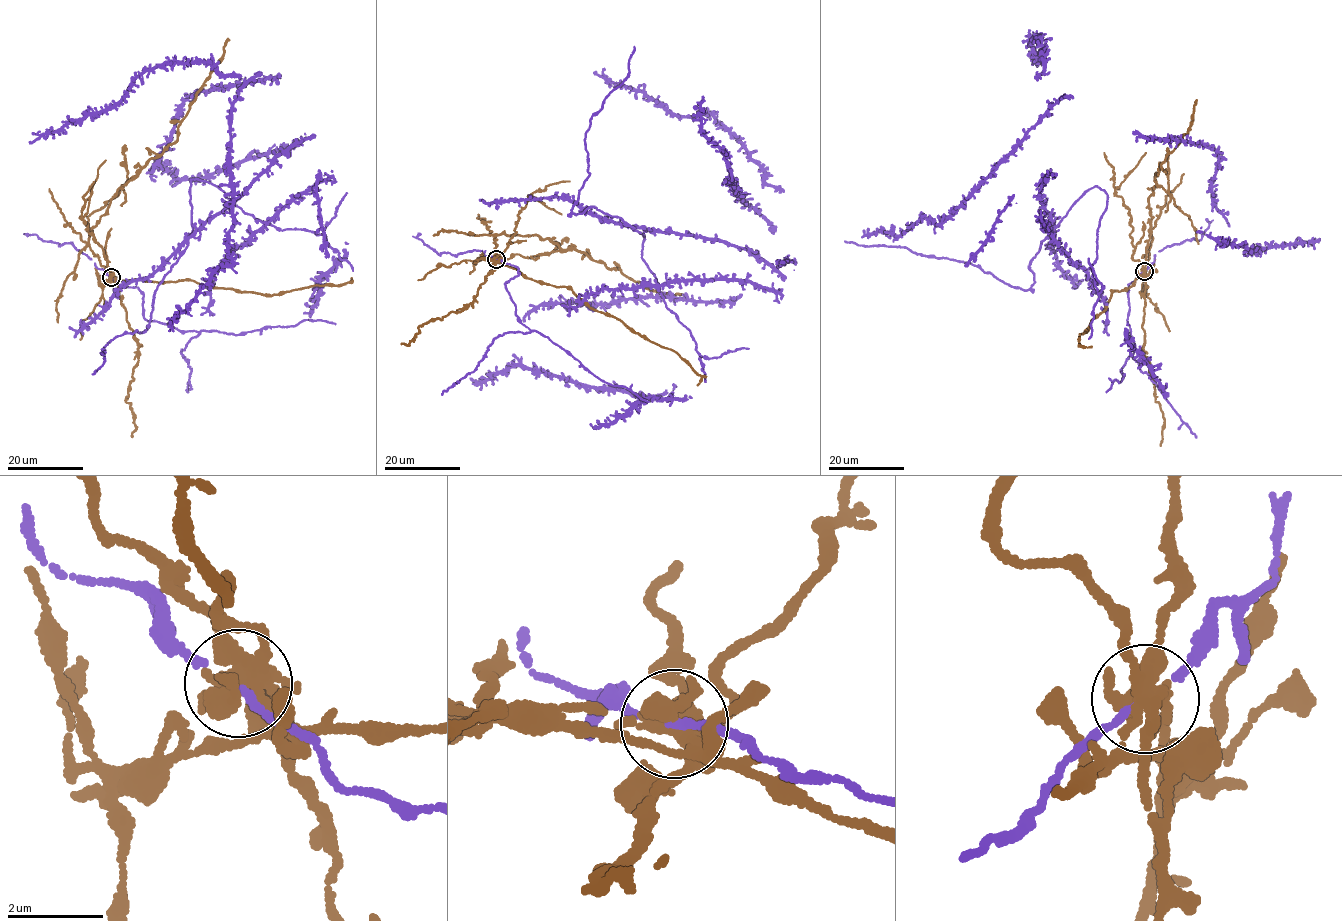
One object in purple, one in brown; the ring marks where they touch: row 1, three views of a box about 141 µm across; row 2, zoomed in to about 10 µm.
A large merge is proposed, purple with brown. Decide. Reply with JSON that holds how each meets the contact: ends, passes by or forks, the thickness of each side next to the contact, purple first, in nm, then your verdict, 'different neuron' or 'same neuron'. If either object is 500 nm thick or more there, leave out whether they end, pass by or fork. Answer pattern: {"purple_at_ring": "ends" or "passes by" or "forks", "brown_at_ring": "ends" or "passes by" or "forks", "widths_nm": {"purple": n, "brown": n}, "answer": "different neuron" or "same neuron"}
{"purple_at_ring": "passes by", "brown_at_ring": "forks", "widths_nm": {"purple": 100, "brown": 360}, "answer": "different neuron"}

